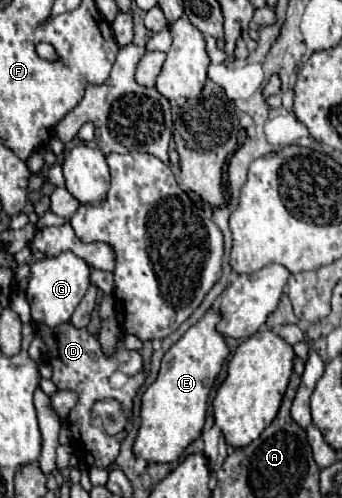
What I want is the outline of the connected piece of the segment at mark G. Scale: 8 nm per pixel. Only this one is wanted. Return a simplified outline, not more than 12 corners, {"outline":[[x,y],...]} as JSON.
{"outline":[[70,251],[34,253],[26,299],[32,319],[70,321],[90,267]]}

